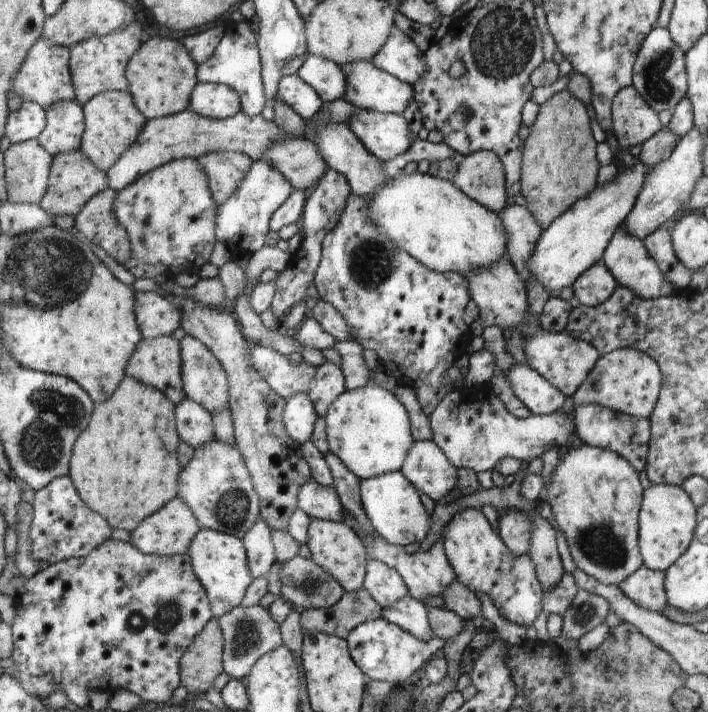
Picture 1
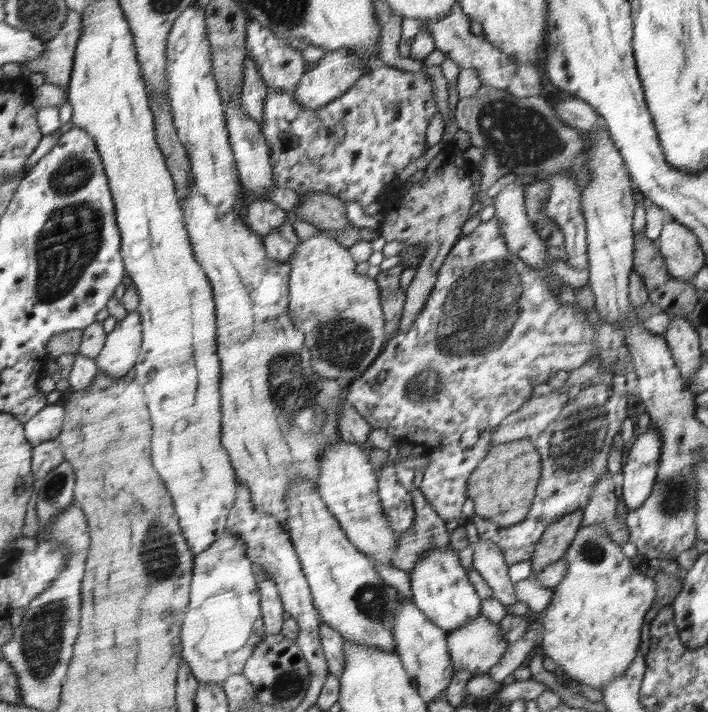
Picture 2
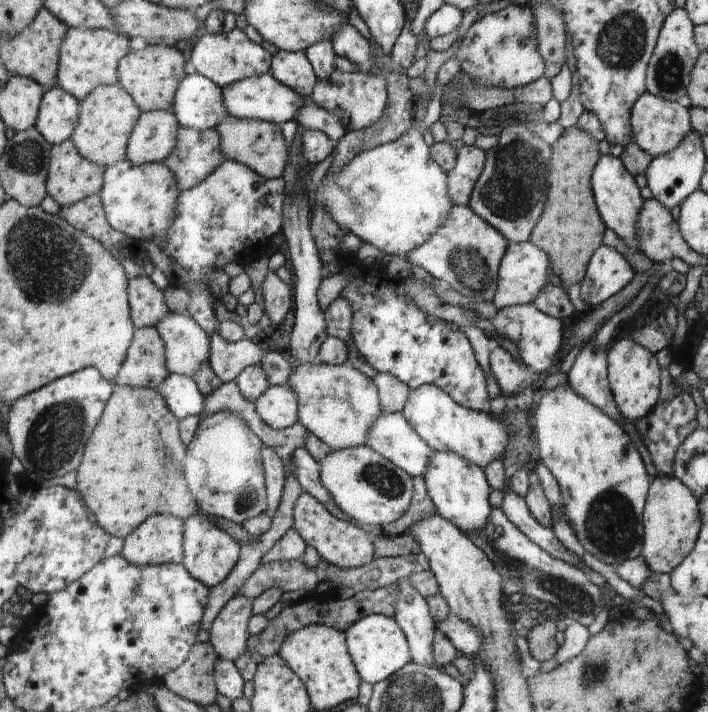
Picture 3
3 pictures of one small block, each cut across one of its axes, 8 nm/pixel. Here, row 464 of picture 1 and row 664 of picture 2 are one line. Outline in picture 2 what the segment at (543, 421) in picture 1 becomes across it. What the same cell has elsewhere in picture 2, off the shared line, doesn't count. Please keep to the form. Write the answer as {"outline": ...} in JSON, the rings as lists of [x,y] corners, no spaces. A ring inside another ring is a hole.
{"outline":[[[480,614],[463,628],[447,634],[447,647],[456,671],[468,671],[477,677],[498,664],[508,646],[498,624]]]}

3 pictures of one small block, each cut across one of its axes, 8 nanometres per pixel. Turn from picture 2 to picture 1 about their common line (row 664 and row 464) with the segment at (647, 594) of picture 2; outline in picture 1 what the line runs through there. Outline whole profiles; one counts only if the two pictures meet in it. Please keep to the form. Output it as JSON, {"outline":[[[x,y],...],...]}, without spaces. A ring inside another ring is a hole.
{"outline":[[[582,444],[560,456],[550,482],[545,484],[556,524],[564,533],[578,569],[599,583],[619,586],[642,566],[638,552],[638,512],[642,485],[638,471],[622,455]]]}

